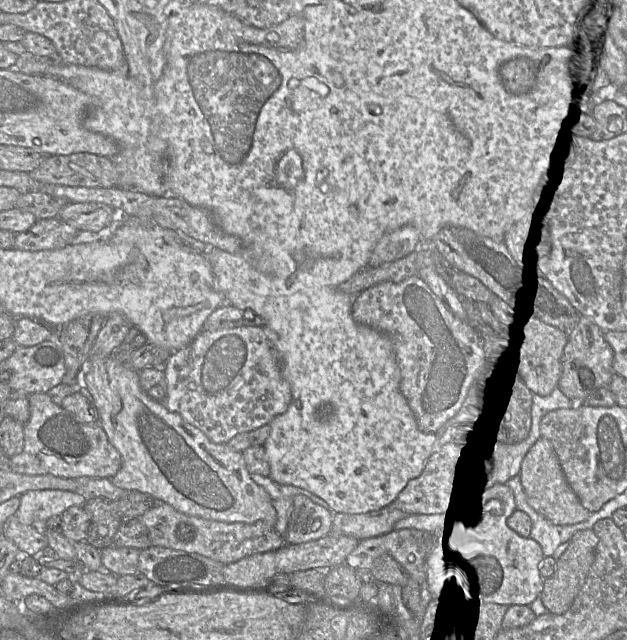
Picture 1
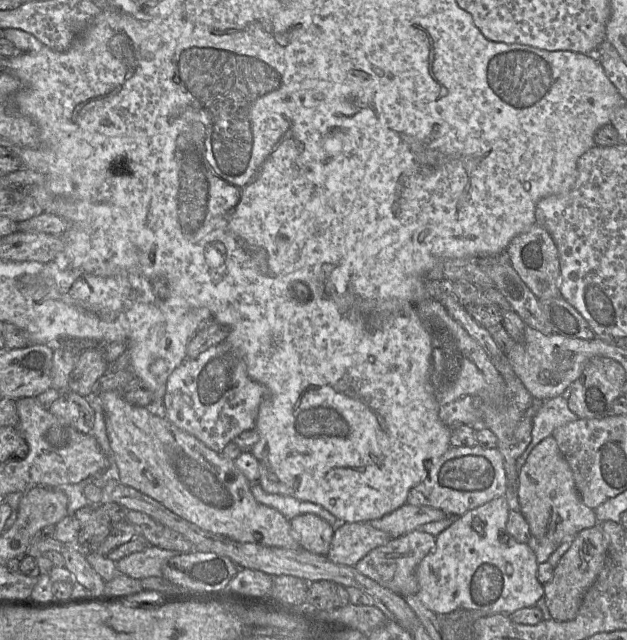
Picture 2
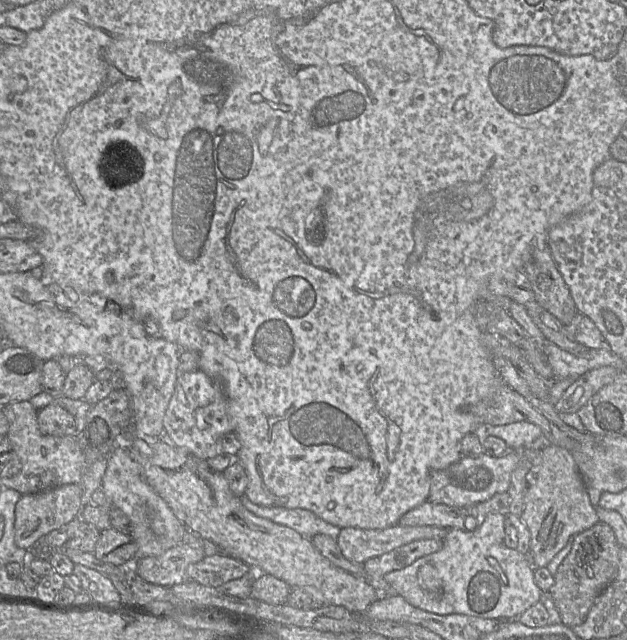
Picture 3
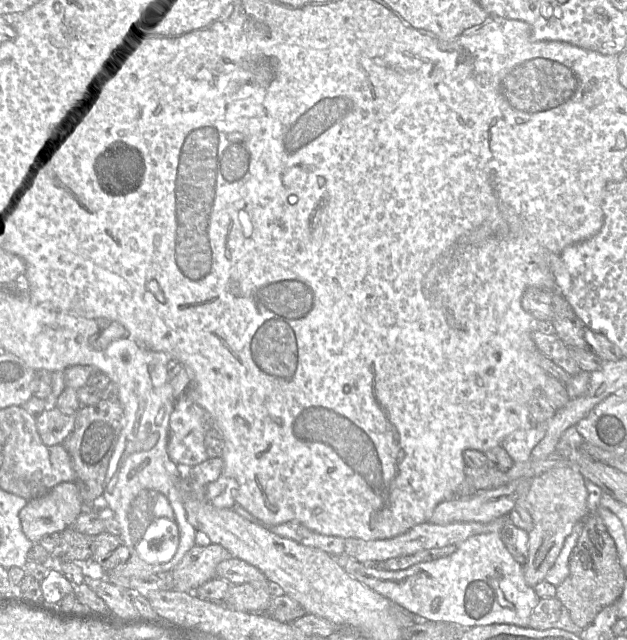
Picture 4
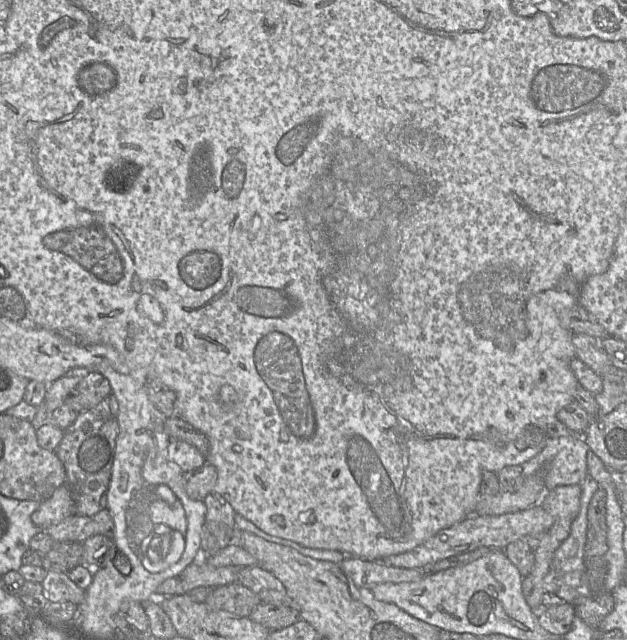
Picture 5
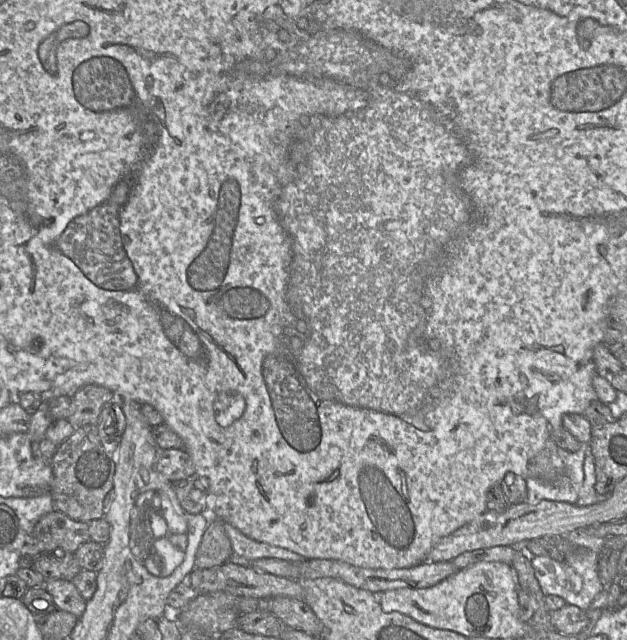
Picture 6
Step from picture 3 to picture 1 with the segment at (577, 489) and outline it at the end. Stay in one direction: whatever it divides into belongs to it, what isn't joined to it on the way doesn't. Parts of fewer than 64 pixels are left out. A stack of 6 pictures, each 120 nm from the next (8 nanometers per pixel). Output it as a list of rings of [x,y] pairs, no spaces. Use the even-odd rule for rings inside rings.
[[[540,437],[528,450],[519,469],[520,482],[528,504],[555,525],[571,525],[582,522],[591,514],[568,485],[559,459],[551,445]]]

